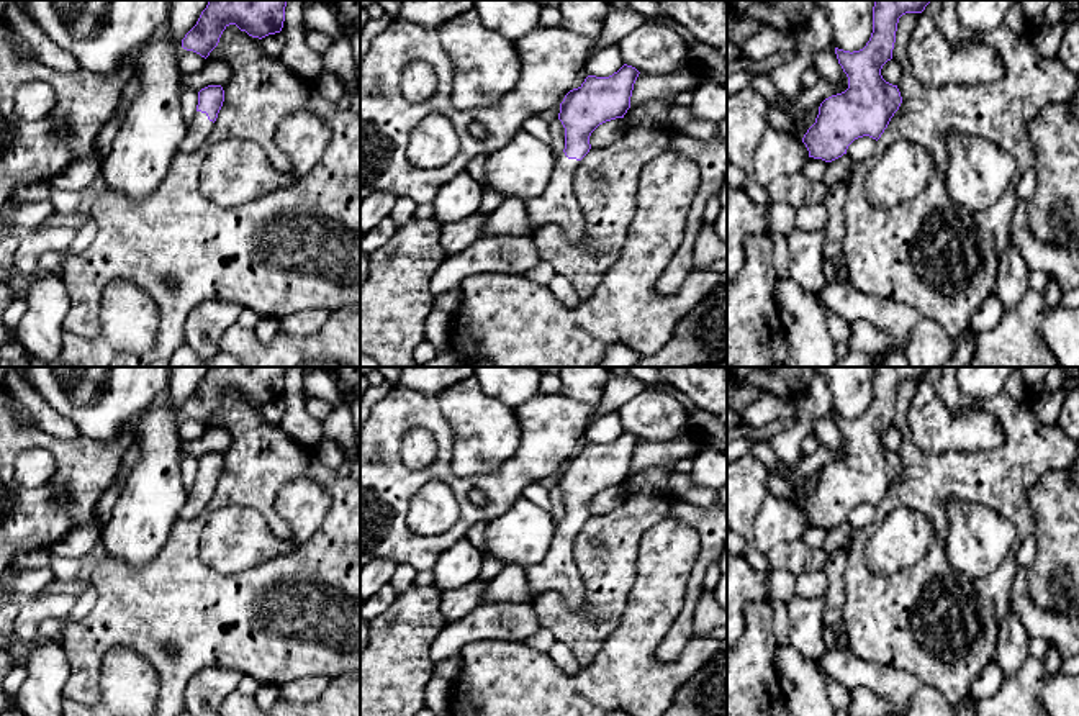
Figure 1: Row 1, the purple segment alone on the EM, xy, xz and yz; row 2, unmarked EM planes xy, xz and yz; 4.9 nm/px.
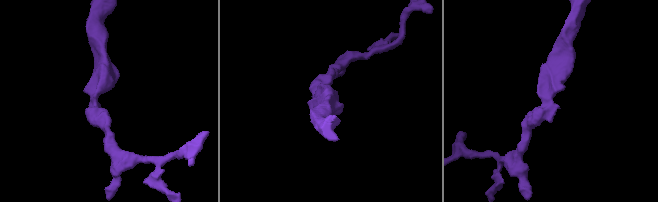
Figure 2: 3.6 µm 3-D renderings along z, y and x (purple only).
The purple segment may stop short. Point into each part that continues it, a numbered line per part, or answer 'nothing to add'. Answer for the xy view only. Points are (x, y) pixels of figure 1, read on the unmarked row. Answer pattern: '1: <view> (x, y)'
1: xy (200, 493)

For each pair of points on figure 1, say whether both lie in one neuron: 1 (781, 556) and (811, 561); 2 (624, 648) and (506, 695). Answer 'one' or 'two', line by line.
1: one
2: one

